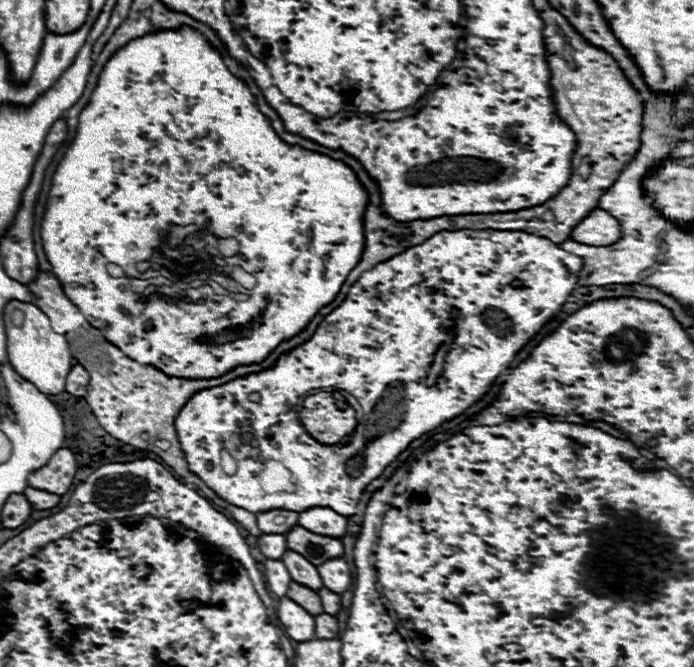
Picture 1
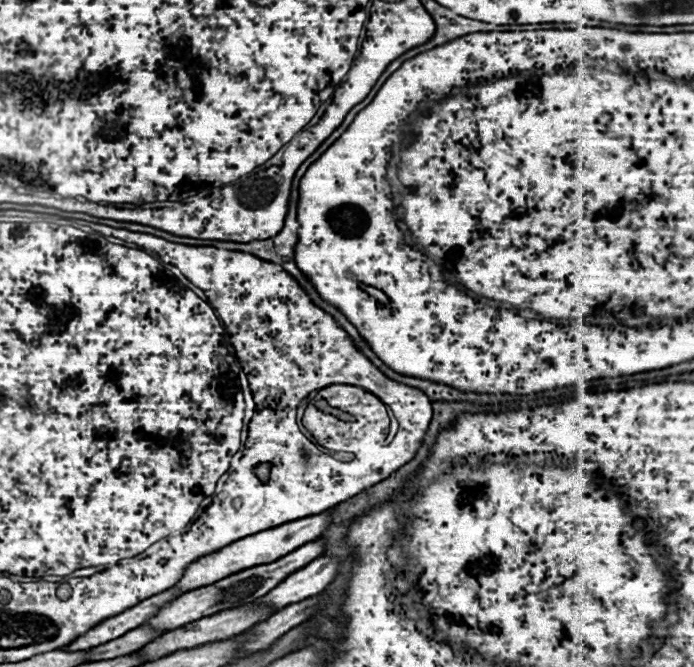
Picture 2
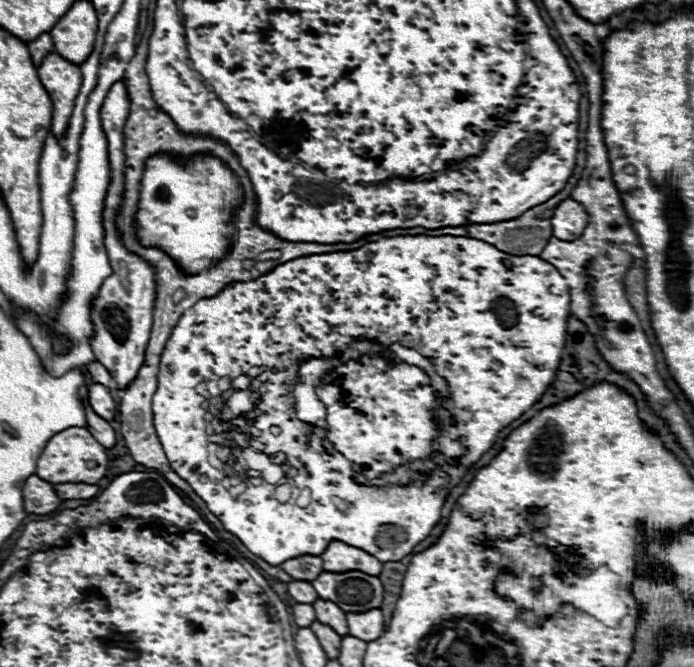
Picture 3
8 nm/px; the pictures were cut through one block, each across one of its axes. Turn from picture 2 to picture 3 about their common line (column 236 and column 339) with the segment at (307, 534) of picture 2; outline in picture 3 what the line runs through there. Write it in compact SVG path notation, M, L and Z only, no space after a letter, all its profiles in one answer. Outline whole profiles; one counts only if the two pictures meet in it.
M332 540L328 548L322 552L324 560L324 570L334 570L334 572L348 572L348 570L362 570L370 576L378 576L382 570L382 562L376 560L374 556L366 554L360 548L348 546L340 540Z

